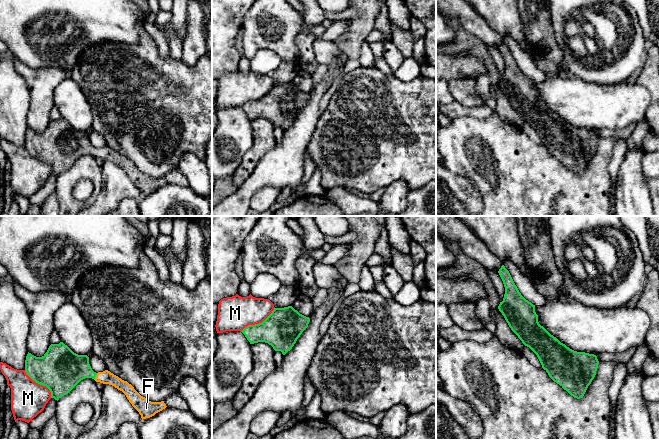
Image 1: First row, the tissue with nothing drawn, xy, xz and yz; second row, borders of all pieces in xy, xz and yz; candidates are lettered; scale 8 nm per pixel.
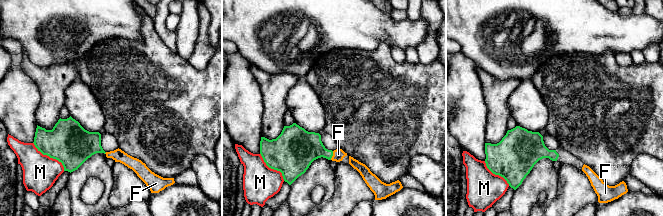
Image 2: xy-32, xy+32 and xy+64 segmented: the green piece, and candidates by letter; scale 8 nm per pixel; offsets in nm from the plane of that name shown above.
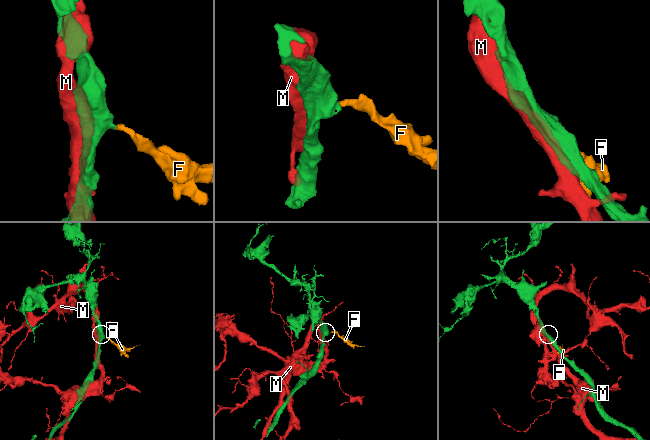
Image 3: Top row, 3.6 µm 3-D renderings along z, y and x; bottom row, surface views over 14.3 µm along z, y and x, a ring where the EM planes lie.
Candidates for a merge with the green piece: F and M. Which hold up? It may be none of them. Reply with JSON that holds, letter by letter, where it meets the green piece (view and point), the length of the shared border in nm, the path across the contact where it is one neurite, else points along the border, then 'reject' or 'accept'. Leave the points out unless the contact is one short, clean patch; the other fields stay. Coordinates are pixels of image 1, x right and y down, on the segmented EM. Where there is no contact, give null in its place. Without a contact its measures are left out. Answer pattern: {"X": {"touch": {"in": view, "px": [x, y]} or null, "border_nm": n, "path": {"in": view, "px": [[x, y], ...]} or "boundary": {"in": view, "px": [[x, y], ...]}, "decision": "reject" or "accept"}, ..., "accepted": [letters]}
{"F": {"touch": {"in": "xy", "px": [95, 376]}, "border_nm": 60, "path": {"in": "xy", "px": [[65, 369], [82, 369], [95, 376], [106, 377]]}, "decision": "accept"}, "M": {"touch": {"in": "xz", "px": [259, 323]}, "border_nm": 340, "decision": "reject"}, "accepted": ["F"]}

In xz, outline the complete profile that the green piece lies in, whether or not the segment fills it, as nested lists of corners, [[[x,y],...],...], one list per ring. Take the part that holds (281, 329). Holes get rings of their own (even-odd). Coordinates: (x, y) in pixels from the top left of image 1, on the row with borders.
[[[292,306],[274,308],[262,323],[248,325],[241,332],[250,344],[265,342],[285,355],[308,327],[309,322],[309,317],[300,314]]]

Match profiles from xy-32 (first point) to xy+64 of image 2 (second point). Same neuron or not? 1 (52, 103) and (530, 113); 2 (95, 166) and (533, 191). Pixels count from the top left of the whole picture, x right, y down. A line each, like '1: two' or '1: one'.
1: two
2: one

